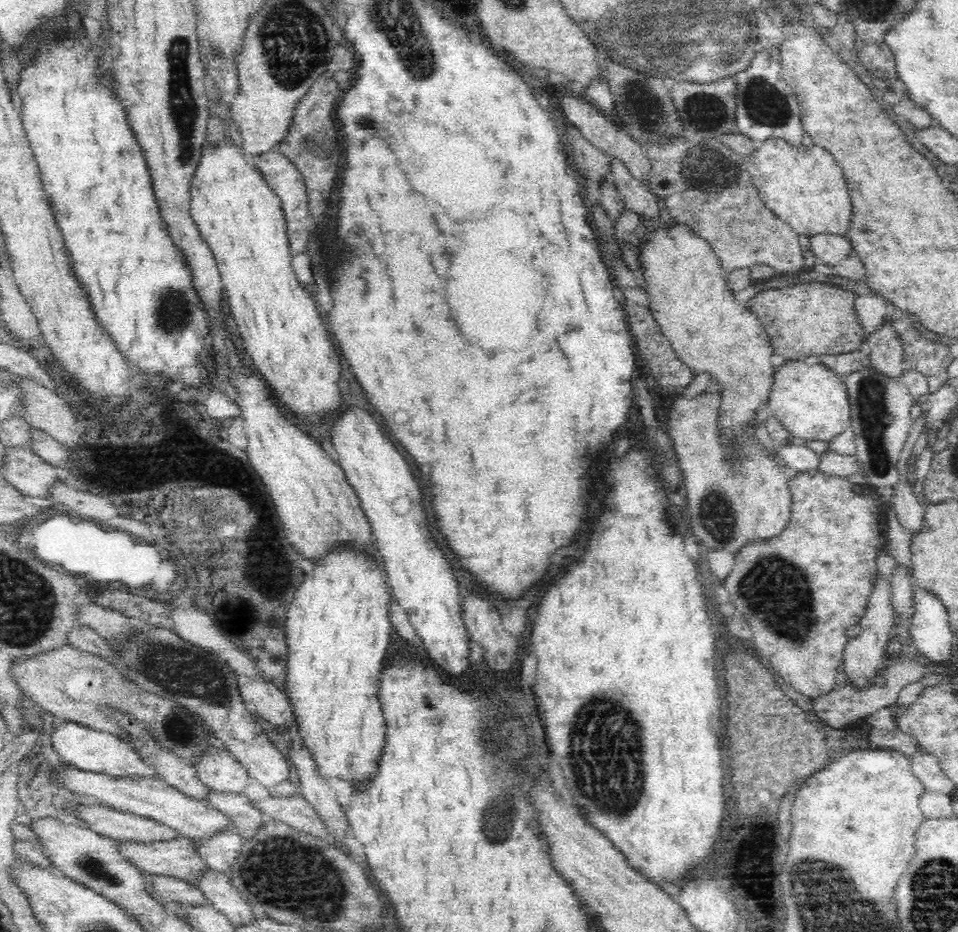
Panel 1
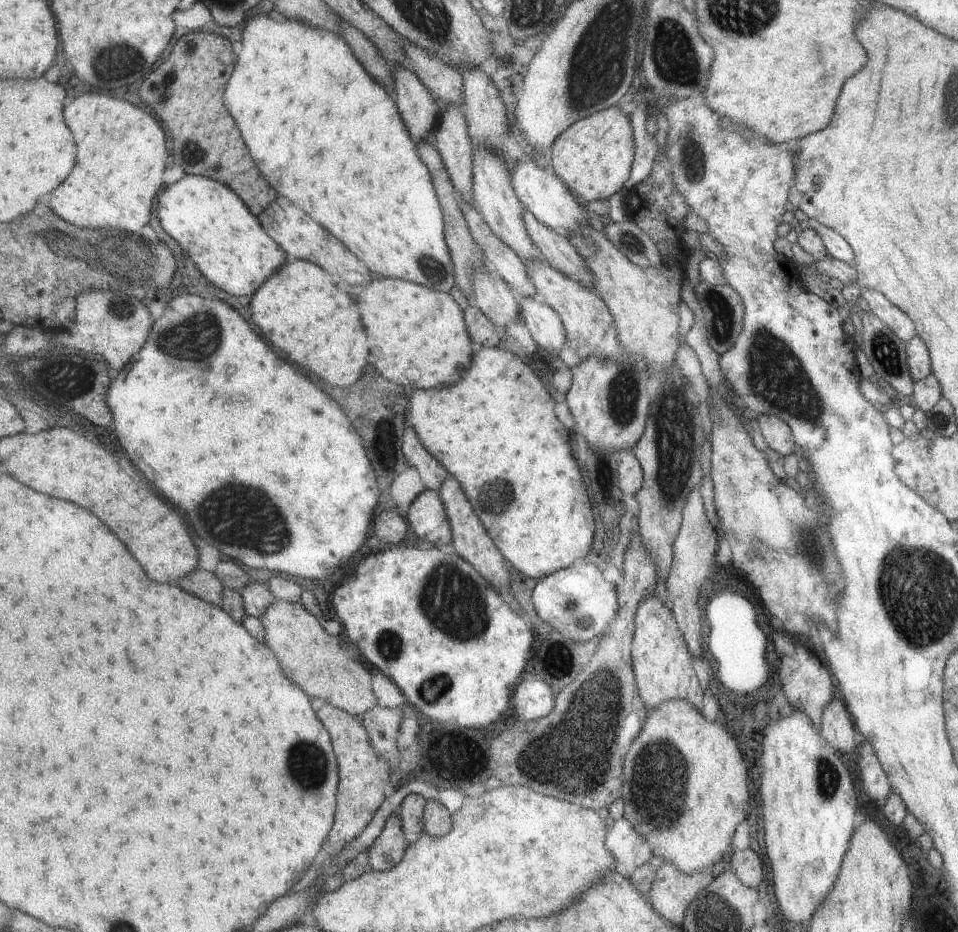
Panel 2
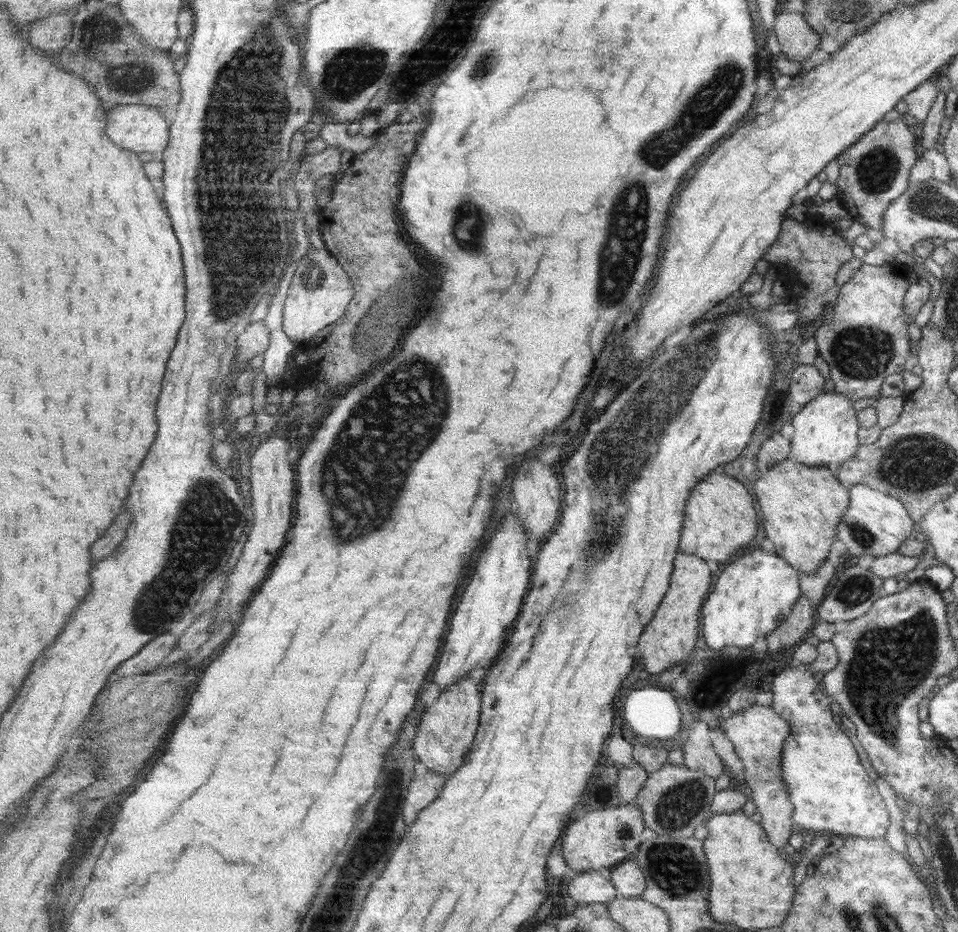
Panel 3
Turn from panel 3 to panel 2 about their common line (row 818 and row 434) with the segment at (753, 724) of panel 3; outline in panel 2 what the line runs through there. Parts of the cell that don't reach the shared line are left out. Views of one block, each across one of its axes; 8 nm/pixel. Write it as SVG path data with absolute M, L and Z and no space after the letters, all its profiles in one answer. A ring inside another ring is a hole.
M761 414L755 418L753 424L758 438L780 456L788 456L797 451L798 444L791 428L783 420L778 420L778 416Z

